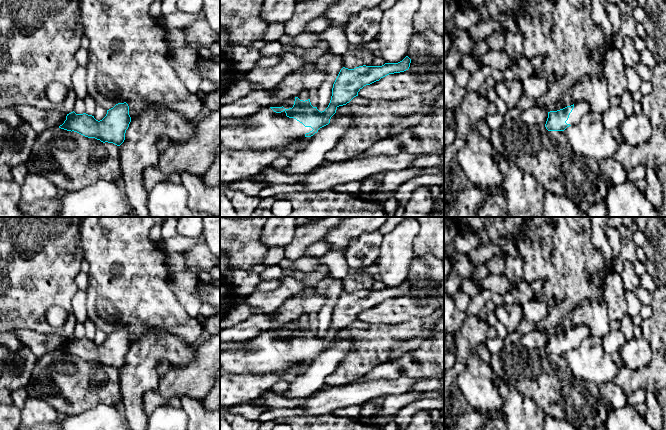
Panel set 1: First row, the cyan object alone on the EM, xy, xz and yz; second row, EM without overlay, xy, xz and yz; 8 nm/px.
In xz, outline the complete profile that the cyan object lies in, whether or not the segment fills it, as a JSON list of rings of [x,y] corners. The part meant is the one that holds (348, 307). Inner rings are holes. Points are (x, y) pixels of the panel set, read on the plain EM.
[[[406,280],[398,287],[385,287],[382,290],[359,290],[354,293],[343,291],[332,312],[332,320],[328,331],[324,335],[319,335],[317,331],[311,329],[310,323],[300,324],[295,321],[292,332],[265,331],[257,337],[248,340],[248,347],[240,351],[220,351],[220,374],[222,373],[244,373],[254,374],[271,373],[289,368],[292,364],[311,361],[318,354],[330,347],[331,341],[336,337],[339,330],[346,329],[358,316],[366,309],[370,309],[381,302],[394,297],[404,296],[409,293],[411,283]]]

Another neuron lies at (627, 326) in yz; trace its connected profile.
[[[627,315],[620,321],[619,330],[623,333],[627,340],[631,340],[634,338],[634,327],[635,325],[632,318]]]

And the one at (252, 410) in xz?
[[[255,400],[247,403],[241,403],[232,407],[223,409],[222,411],[227,411],[231,415],[243,416],[245,419],[250,421],[258,420],[258,417],[266,411],[266,405],[261,400]]]

